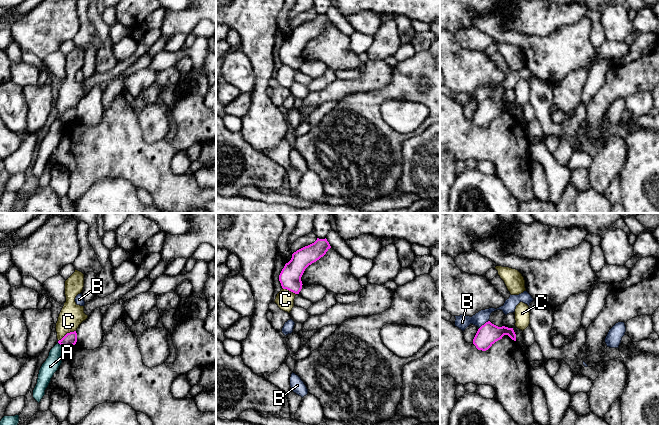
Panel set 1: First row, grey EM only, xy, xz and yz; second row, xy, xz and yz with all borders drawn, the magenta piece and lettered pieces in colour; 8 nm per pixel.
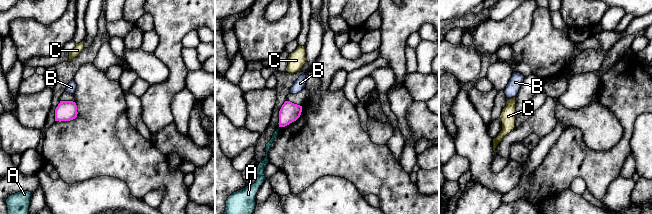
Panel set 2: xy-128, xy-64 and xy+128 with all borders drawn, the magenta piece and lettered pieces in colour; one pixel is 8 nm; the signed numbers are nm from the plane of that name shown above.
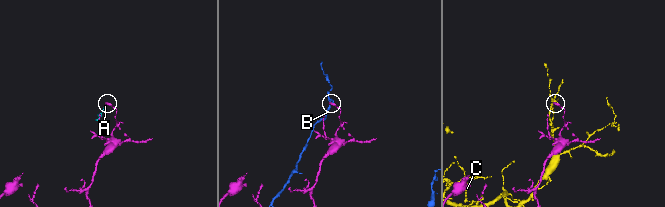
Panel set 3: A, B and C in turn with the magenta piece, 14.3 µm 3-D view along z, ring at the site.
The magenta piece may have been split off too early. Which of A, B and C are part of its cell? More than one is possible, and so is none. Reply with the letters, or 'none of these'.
none of these

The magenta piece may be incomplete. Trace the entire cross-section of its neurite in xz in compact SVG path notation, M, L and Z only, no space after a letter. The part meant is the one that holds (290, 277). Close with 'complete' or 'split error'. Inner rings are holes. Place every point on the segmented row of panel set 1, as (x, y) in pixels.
M319 239L292 254L291 260L285 264L279 275L283 289L299 294L302 289L301 277L305 269L323 257L331 248L327 239Z; complete

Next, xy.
M76 331L67 333L61 340L58 341L58 343L64 346L65 348L75 345L76 342L77 342Z; complete

